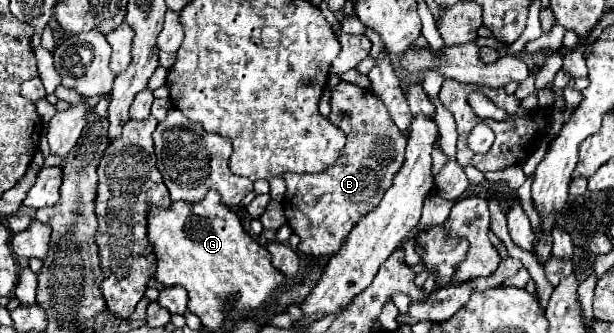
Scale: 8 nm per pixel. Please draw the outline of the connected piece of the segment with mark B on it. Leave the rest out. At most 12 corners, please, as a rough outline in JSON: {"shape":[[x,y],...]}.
{"shape":[[333,88],[335,166],[287,174],[299,250],[339,252],[403,166],[407,138],[369,90]]}

